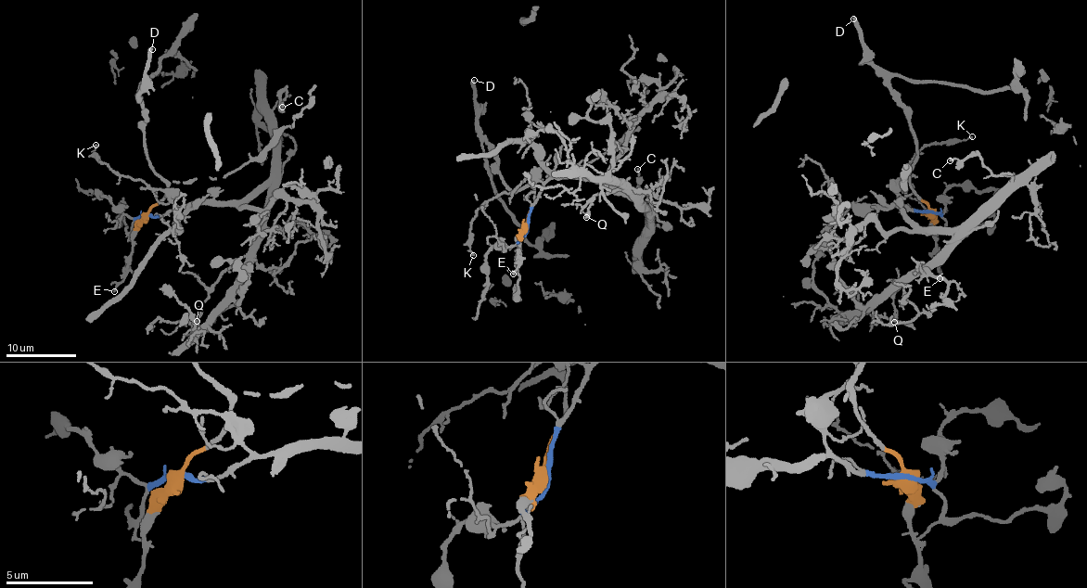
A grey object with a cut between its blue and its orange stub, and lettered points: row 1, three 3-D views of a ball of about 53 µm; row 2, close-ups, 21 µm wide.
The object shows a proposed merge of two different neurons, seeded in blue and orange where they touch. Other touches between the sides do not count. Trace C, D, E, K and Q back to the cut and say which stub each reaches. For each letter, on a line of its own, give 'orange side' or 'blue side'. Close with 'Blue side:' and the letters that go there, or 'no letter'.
C: blue side
D: orange side
E: orange side
K: blue side
Q: blue side
Blue side: C, K, Q

